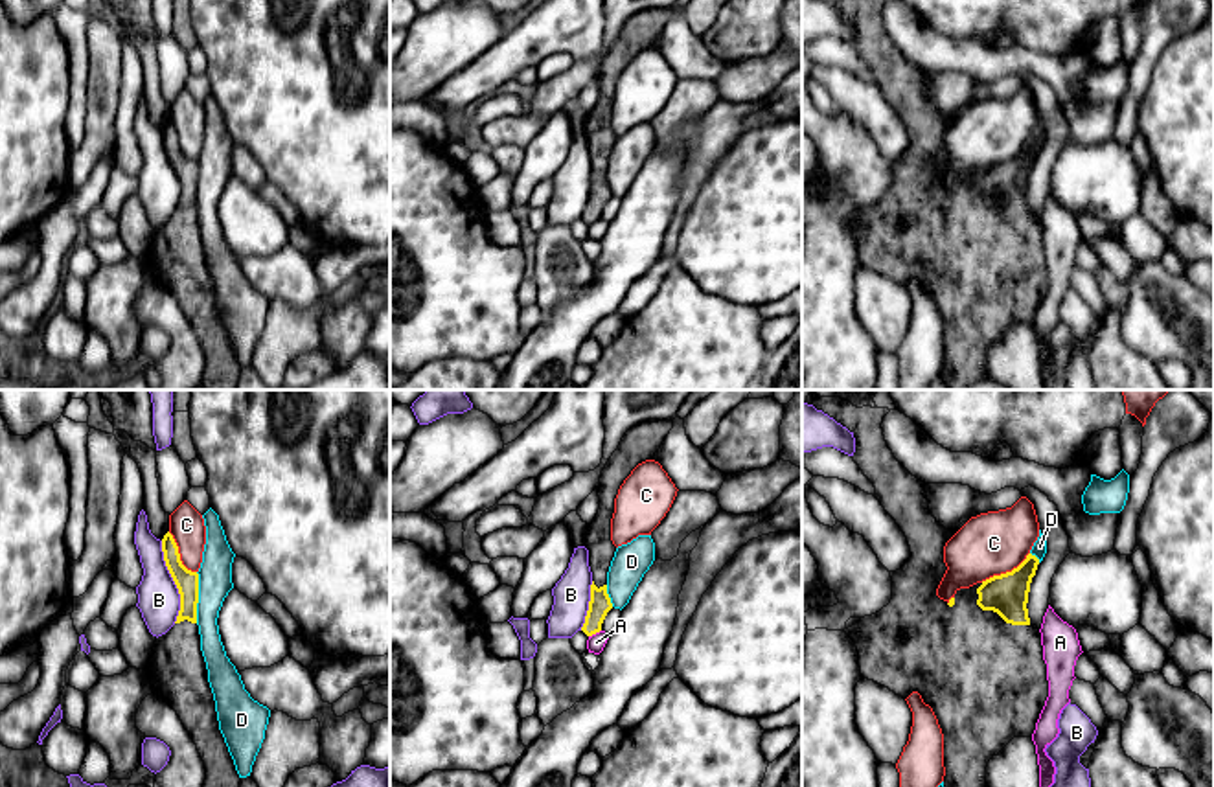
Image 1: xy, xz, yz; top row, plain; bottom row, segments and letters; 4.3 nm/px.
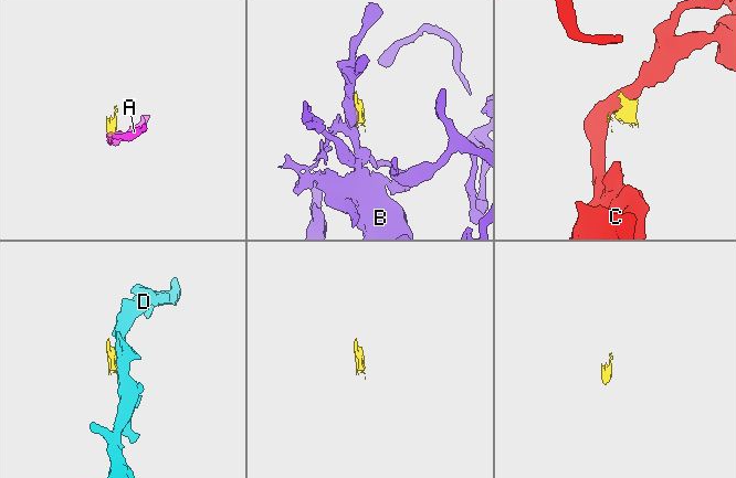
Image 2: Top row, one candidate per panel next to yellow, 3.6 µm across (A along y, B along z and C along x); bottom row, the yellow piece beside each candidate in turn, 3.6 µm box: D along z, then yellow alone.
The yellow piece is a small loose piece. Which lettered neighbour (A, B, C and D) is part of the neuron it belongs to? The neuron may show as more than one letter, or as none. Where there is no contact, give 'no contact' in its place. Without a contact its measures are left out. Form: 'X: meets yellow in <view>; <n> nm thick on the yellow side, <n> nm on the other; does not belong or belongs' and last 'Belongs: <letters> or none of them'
A: meets yellow in xz; 100 nm thick on the yellow side, 80 nm on the other; does not belong
B: meets yellow in xy; 100 nm thick on the yellow side, 190 nm on the other; does not belong
C: meets yellow in yz; 190 nm thick on the yellow side, 280 nm on the other; does not belong
D: meets yellow in xy; 100 nm thick on the yellow side, 140 nm on the other; does not belong
Belongs: none of them

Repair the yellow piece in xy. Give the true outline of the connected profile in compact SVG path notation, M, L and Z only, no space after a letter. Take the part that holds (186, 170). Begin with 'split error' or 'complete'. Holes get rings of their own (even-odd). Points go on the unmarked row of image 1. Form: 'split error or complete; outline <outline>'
split error; outline M173 123L162 127L166 154L180 182L180 199L175 213L156 226L149 245L147 263L151 278L167 291L189 320L204 349L206 390L237 390L239 362L219 318L208 257L200 239L197 213L199 162L188 158Z

